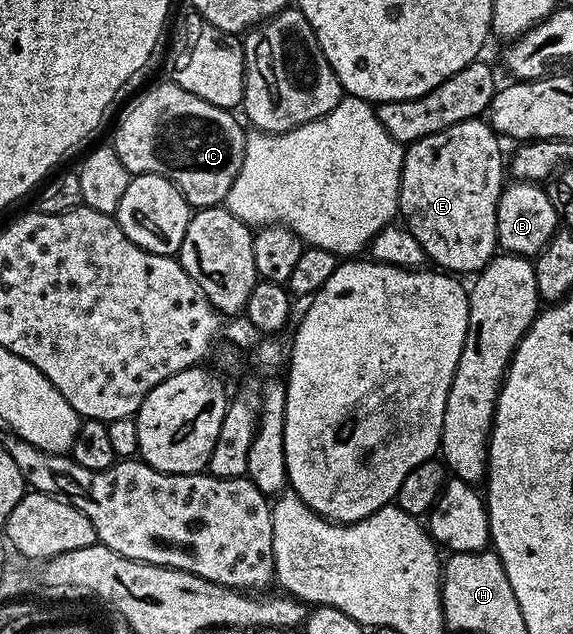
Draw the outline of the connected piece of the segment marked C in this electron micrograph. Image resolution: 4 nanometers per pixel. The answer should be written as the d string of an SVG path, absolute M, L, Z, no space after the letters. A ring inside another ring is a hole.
M171 83L152 85L145 93L140 93L120 113L116 121L116 142L114 148L118 159L122 159L129 174L153 173L170 179L182 191L189 205L196 209L206 209L209 205L220 205L225 200L242 167L244 158L244 138L246 129L236 122L236 113L214 107L198 95L190 95L182 87Z

